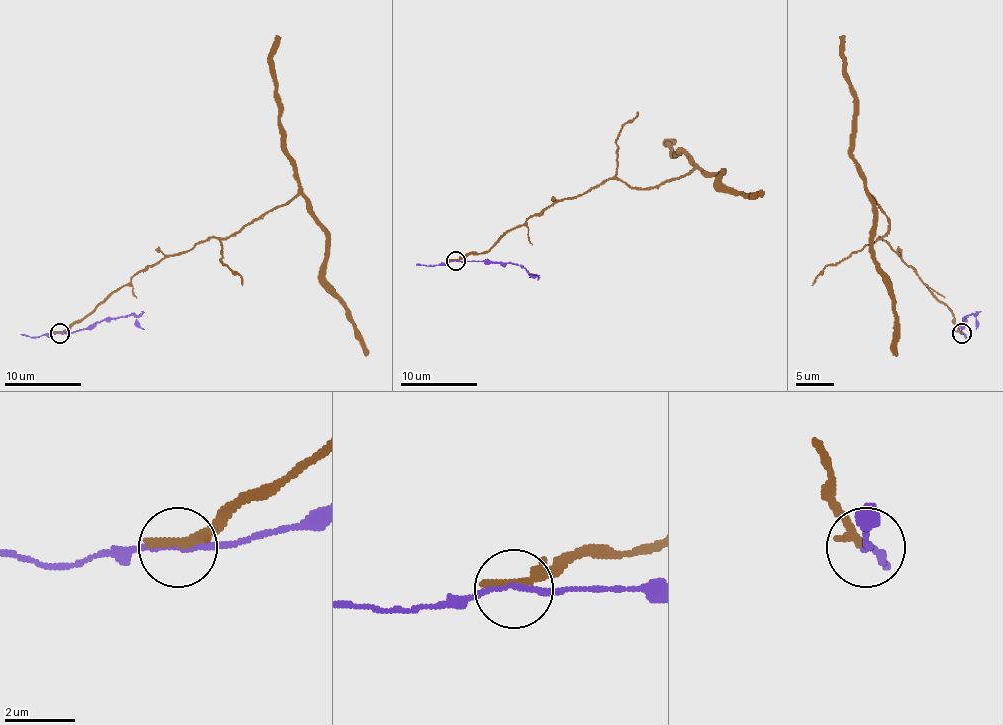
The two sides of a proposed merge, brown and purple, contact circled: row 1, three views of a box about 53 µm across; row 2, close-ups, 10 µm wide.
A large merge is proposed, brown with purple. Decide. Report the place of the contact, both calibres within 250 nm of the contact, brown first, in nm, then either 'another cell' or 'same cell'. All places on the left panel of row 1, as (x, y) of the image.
place (60, 333); calibres 320 and 130 nm; another cell

